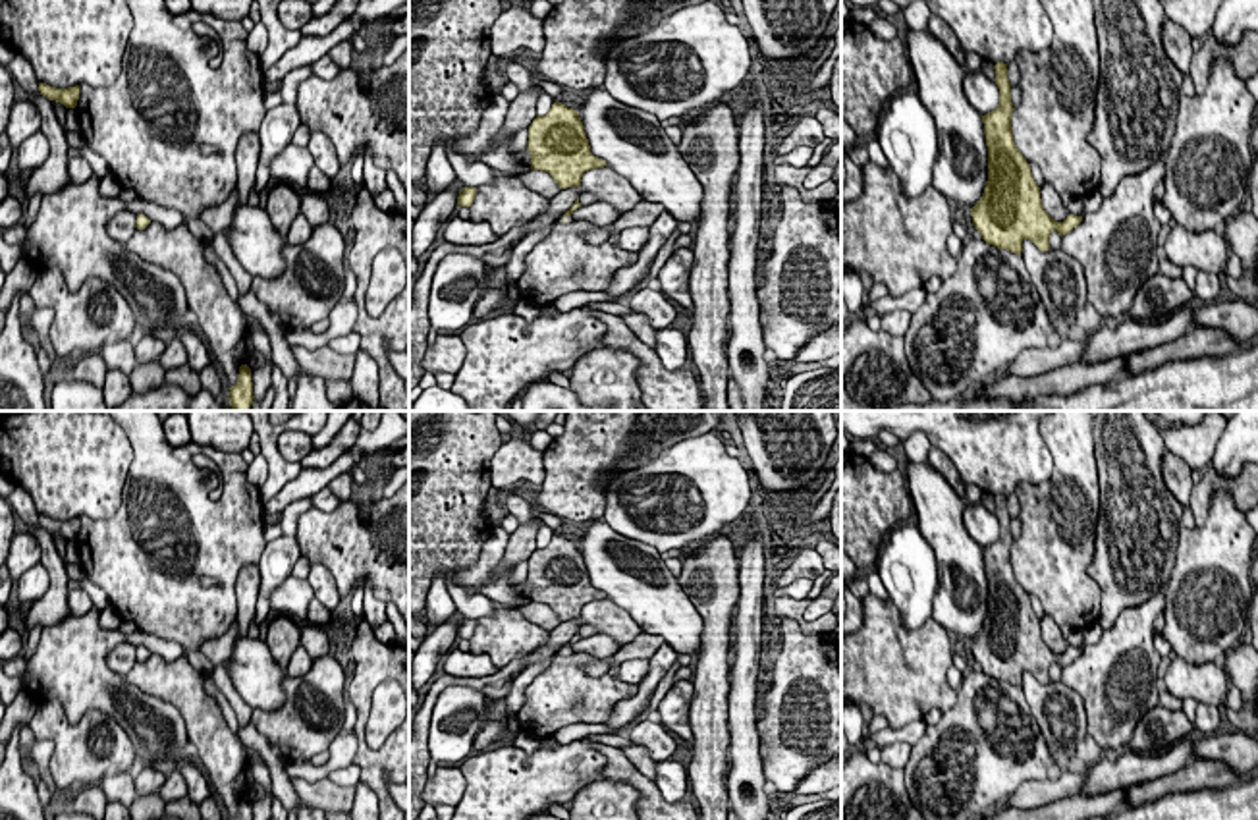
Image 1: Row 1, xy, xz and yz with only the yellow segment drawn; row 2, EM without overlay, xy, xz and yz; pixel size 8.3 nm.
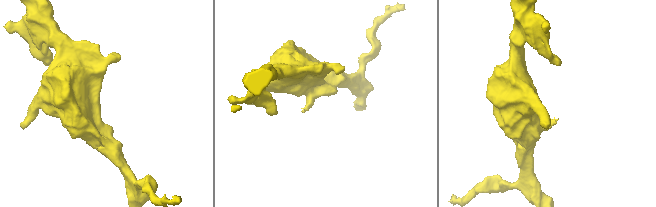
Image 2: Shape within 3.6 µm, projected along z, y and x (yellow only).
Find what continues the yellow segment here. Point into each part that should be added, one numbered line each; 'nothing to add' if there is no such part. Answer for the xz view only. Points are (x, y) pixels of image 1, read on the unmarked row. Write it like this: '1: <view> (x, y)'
1: xz (516, 697)

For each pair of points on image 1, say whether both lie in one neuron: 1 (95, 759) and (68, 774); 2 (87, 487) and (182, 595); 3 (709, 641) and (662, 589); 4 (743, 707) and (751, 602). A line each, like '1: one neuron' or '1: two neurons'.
1: one neuron
2: two neurons
3: two neurons
4: one neuron

